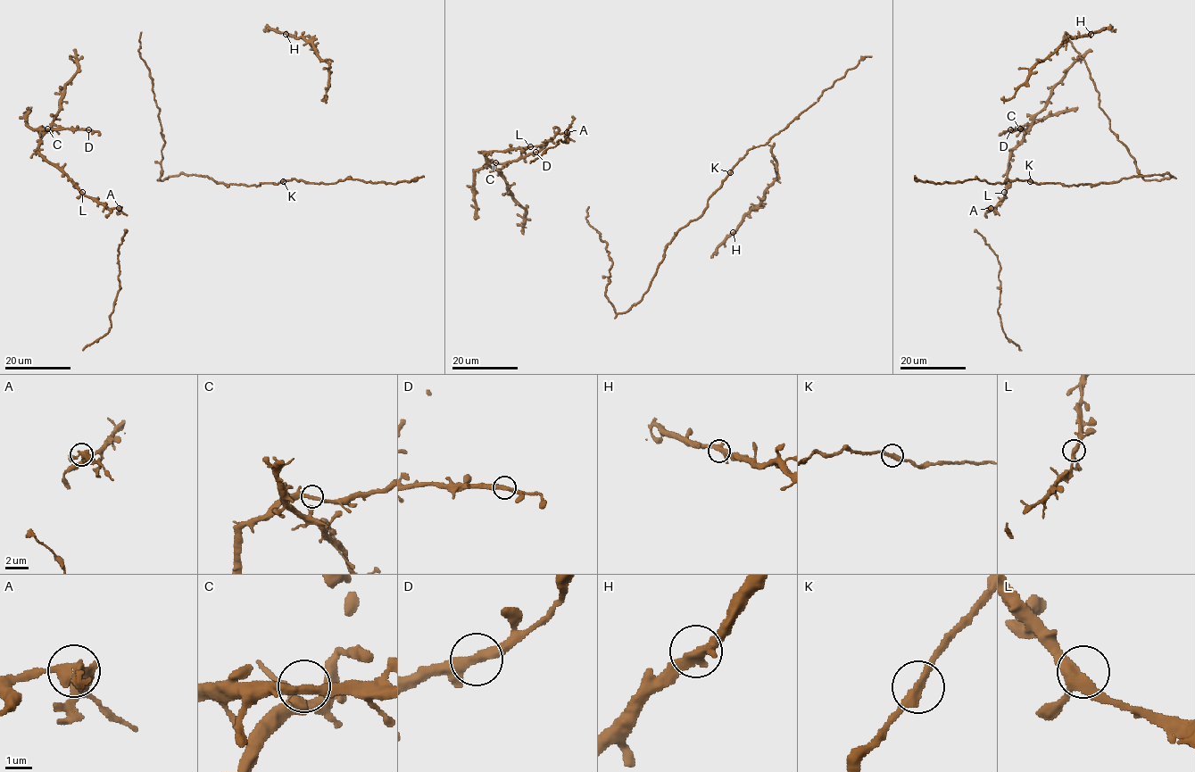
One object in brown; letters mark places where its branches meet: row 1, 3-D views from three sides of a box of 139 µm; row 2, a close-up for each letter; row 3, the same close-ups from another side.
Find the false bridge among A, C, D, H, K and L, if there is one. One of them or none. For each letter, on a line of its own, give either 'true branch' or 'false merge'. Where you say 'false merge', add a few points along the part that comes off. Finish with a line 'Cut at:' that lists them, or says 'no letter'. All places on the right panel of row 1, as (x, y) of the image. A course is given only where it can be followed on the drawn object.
A: false merge
C: true branch
D: true branch
H: true branch
K: true branch
L: true branch
Cut at: A

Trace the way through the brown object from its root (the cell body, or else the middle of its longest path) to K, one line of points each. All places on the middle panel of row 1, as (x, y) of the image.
K: (610, 260), (605, 295), (617, 313), (626, 312), (648, 289), (673, 236), (702, 214), (707, 199), (730, 172)

